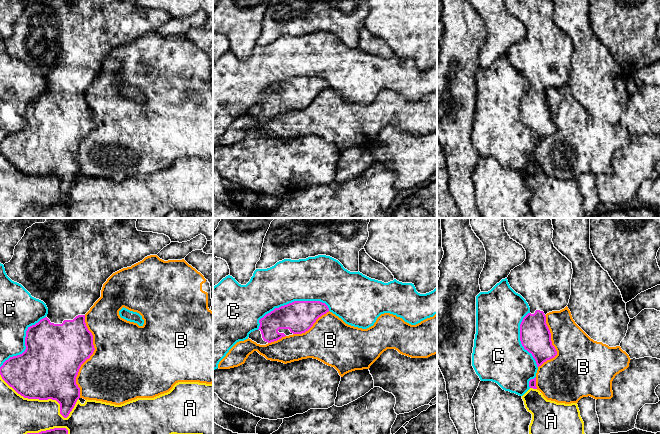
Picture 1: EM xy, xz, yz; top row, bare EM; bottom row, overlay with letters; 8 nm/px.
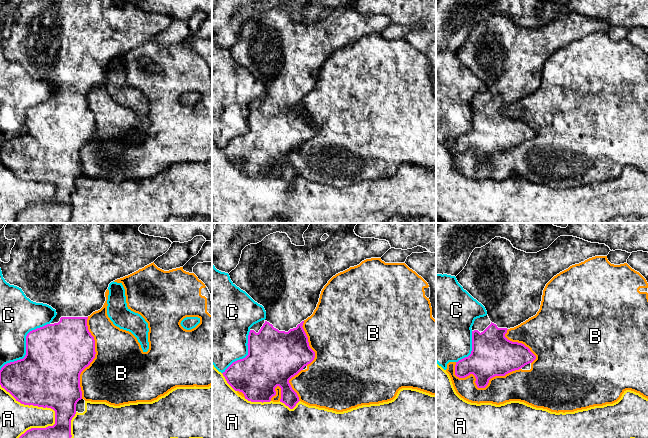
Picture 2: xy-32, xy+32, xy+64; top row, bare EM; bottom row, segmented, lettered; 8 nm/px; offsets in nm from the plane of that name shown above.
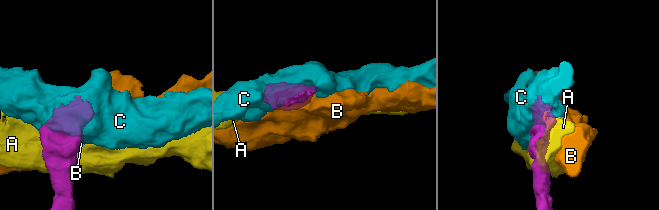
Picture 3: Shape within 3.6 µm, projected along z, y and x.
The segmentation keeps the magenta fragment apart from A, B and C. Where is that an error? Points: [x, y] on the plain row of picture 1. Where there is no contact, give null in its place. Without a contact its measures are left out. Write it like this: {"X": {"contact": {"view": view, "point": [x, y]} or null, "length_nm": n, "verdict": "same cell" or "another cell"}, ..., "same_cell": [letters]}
{"A": {"contact": {"view": "xy", "point": [45, 175]}, "length_nm": 650, "verdict": "another cell"}, "B": {"contact": {"view": "xy", "point": [90, 131]}, "length_nm": 650, "verdict": "another cell"}, "C": {"contact": {"view": "xz", "point": [289, 79]}, "length_nm": 600, "verdict": "another cell"}, "same_cell": []}

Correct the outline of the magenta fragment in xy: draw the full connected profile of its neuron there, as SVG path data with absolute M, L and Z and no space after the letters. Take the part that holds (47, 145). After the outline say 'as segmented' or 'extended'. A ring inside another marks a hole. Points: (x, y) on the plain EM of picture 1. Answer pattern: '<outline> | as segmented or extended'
M33 0L27 4L15 22L12 35L4 40L4 44L12 57L21 60L32 73L46 80L48 90L28 103L26 125L3 139L0 143L2 155L24 174L56 176L60 180L60 190L67 194L80 174L80 164L76 160L79 145L95 126L85 90L101 73L103 60L113 49L131 43L147 32L157 31L170 19L168 12L138 7L136 0Z | extended

